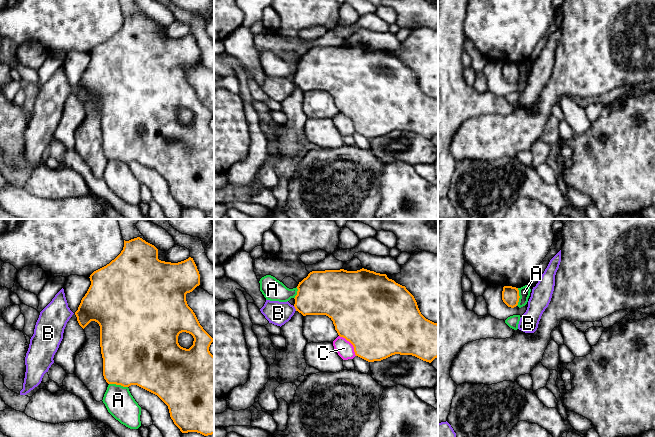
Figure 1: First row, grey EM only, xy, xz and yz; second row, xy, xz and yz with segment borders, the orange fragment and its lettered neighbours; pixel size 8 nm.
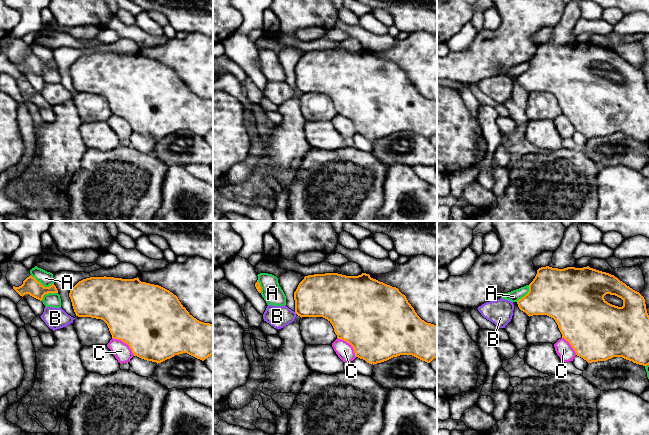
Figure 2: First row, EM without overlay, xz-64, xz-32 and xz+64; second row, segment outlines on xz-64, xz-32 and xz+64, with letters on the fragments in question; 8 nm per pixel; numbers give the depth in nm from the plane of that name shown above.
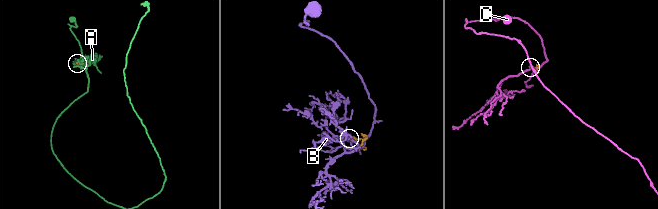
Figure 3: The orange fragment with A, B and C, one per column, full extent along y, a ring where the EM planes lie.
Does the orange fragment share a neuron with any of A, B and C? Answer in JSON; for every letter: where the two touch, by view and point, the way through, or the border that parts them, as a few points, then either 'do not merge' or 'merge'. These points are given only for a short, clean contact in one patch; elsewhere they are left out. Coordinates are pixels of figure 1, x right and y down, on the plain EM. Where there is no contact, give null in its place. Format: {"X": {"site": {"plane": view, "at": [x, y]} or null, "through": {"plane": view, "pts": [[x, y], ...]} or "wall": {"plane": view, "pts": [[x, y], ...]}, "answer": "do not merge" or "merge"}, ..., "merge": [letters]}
{"A": {"site": {"plane": "xy", "at": [118, 160]}, "answer": "do not merge"}, "B": {"site": {"plane": "xz", "at": [295, 84]}, "wall": {"plane": "xz", "pts": [[293, 82], [296, 86]]}, "answer": "do not merge"}, "C": {"site": {"plane": "xz", "at": [351, 119]}, "answer": "do not merge"}, "merge": []}

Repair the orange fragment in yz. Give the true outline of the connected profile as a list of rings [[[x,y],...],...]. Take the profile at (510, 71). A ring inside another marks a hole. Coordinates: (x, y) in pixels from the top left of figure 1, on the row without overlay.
[[[512,62],[503,63],[502,76],[508,83],[516,83],[518,81],[519,74],[520,72],[518,64]]]

